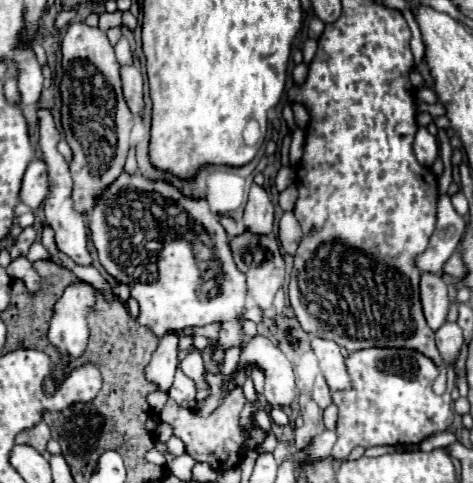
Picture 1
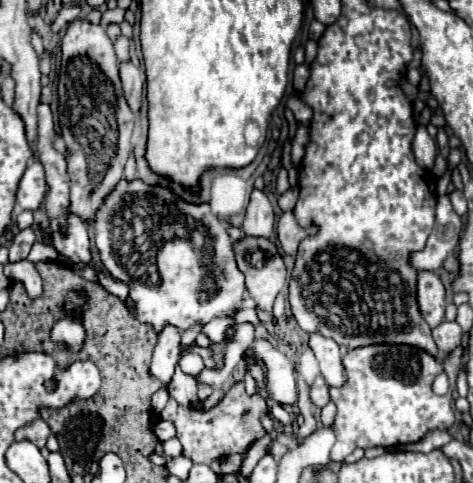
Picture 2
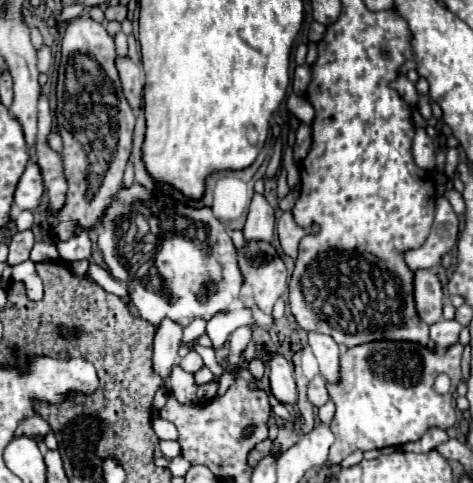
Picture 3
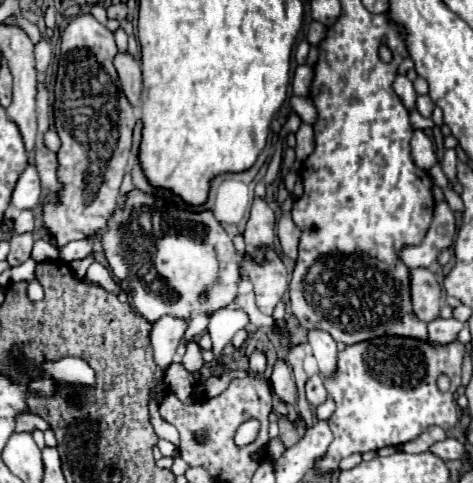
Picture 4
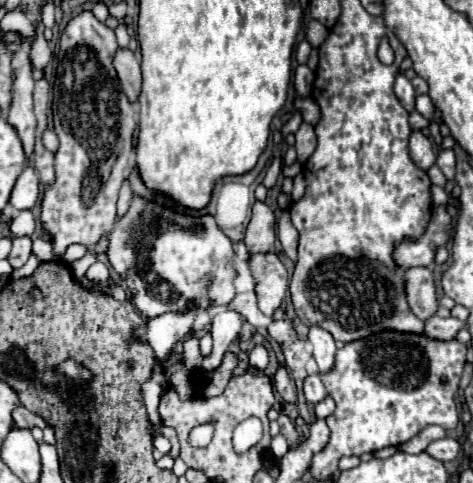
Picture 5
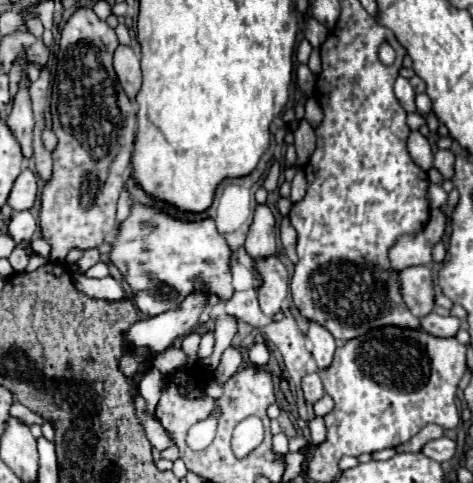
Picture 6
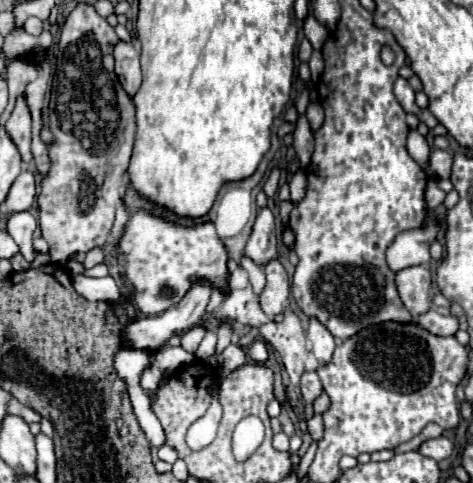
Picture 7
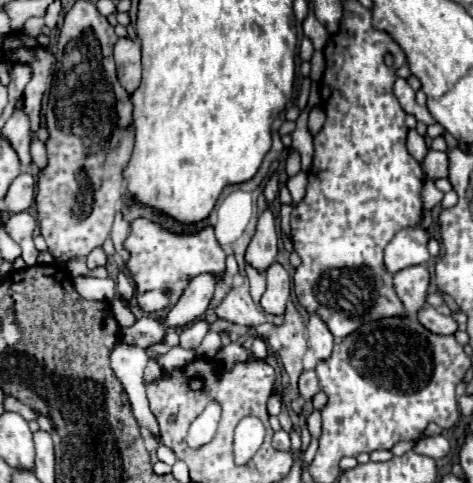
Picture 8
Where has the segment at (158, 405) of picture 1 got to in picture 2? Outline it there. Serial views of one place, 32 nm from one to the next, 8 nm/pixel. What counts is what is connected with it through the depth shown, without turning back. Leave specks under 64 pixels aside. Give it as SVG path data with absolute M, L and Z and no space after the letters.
M160 388L158 392L154 392L154 394L150 396L150 404L152 404L154 414L158 414L158 412L166 406L166 402L168 402L168 390L166 390L166 388Z

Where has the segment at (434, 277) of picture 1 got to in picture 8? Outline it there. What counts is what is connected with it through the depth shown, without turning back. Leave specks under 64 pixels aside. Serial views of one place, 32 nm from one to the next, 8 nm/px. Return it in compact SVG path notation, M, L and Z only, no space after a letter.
M410 266L394 274L396 294L410 316L416 316L420 308L426 308L426 296L430 286L430 272L426 270L426 266Z

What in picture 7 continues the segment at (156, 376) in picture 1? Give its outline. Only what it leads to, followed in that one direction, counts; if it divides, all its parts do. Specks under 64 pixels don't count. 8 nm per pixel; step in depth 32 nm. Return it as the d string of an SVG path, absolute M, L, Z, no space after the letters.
M202 280L202 282L196 282L192 284L192 288L188 290L188 294L182 298L182 302L170 310L166 310L164 314L156 314L156 316L144 316L144 318L138 318L134 320L132 324L128 324L128 328L124 330L124 338L128 342L128 346L132 348L142 348L142 350L160 350L168 344L168 340L174 336L174 334L184 334L188 332L190 328L198 326L198 322L202 320L202 314L206 310L206 304L210 300L210 294L212 294L212 286Z

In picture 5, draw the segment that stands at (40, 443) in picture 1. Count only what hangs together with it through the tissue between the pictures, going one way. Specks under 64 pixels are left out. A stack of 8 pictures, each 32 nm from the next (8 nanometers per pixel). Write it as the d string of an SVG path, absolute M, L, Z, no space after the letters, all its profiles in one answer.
M22 406L14 410L14 422L18 428L34 428L34 426L46 428L46 422L38 414L32 414L30 410L26 410Z

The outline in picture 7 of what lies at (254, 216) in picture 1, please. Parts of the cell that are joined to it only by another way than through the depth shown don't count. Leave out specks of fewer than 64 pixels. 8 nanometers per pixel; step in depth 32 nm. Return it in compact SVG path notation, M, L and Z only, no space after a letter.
M260 208L256 214L256 222L252 226L252 234L246 242L246 256L250 256L258 266L276 258L275 217L270 208Z

